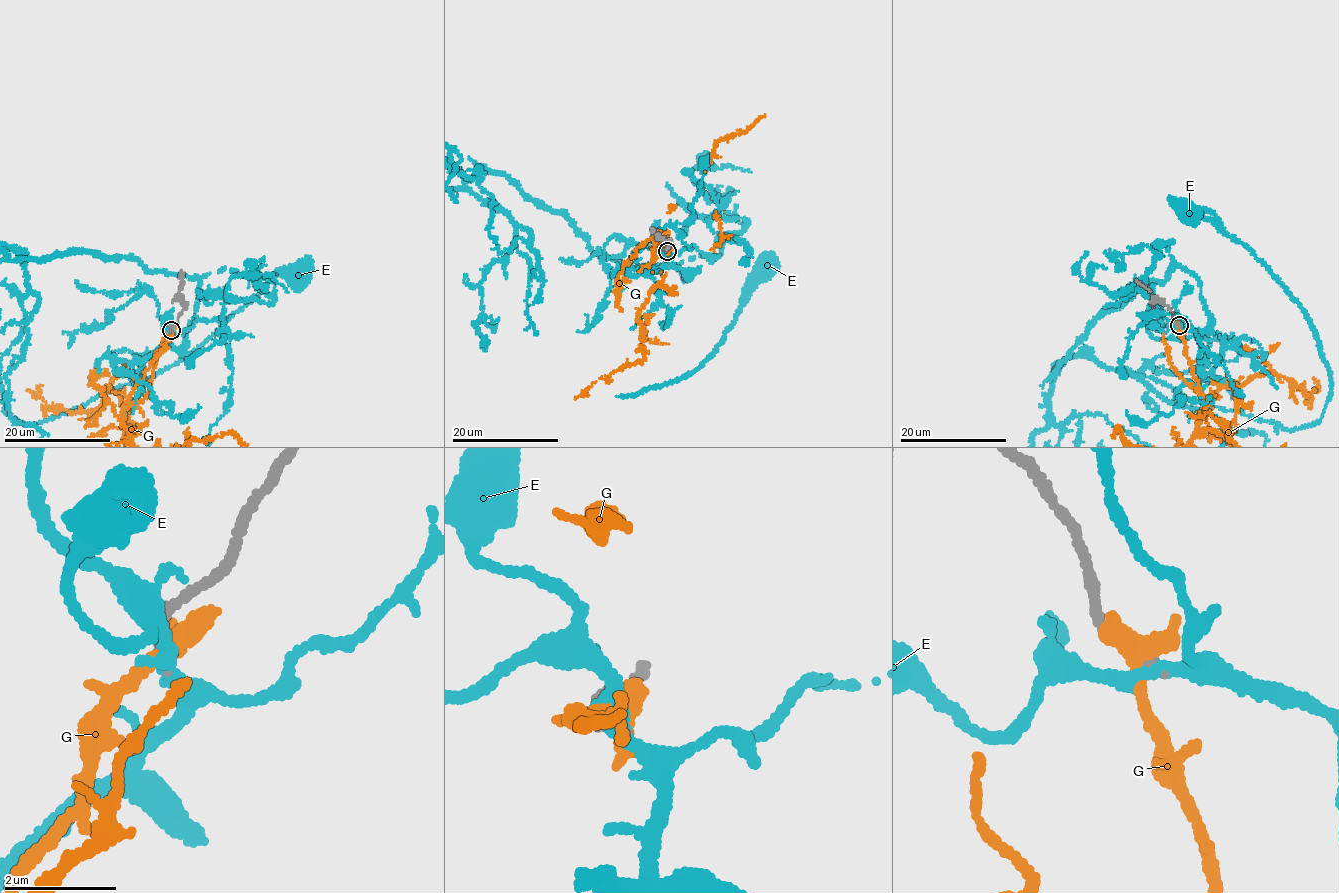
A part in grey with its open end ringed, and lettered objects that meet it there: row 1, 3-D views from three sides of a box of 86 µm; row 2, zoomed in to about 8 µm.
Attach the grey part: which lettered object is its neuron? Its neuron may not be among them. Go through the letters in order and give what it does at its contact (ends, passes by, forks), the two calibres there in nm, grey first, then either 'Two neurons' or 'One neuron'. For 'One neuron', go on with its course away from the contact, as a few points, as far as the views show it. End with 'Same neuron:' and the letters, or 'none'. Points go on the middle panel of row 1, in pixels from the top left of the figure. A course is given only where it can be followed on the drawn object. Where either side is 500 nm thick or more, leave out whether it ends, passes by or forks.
E: It passes by. Thickness 200 nm (grey) against 280 nm. One neuron. Its course: (667, 250), (685, 280), (465, 186), (516, 227), (536, 335), (623, 396), (710, 354), (763, 268)
G: It passes by. Thickness 220 nm (grey) against 360 nm. Two neurons
Same neuron: E

